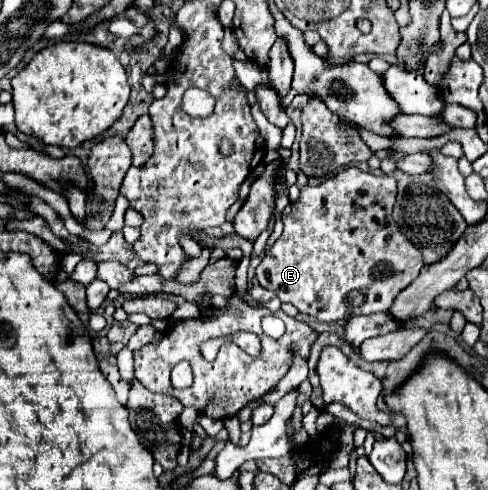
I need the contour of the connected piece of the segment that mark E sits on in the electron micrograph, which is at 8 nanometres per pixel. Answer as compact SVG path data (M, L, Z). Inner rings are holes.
M358 167L344 169L318 187L306 185L300 193L300 201L286 205L282 211L284 231L256 267L258 283L264 289L274 291L282 303L290 303L300 313L326 323L388 311L398 293L418 277L424 265L420 249L400 233L400 227L392 219L396 189L396 179L392 175L376 175L360 171Z

